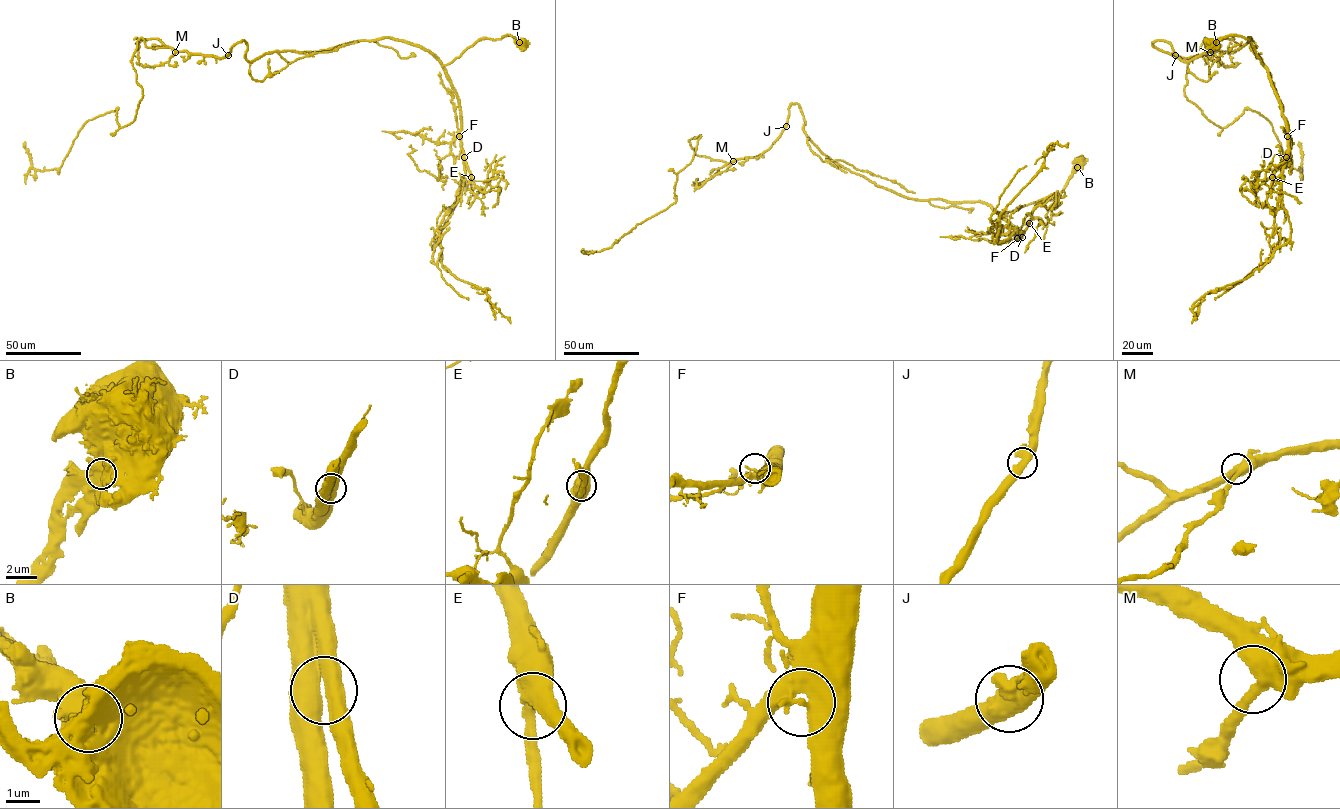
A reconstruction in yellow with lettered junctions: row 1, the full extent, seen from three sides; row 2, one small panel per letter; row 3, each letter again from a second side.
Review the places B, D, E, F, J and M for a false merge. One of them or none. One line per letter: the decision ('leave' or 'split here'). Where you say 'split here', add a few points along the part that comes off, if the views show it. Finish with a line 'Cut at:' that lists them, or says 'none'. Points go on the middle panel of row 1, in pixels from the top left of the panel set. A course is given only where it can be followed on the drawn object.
B: leave
D: leave
E: leave
F: leave
J: leave
M: leave
Cut at: none

